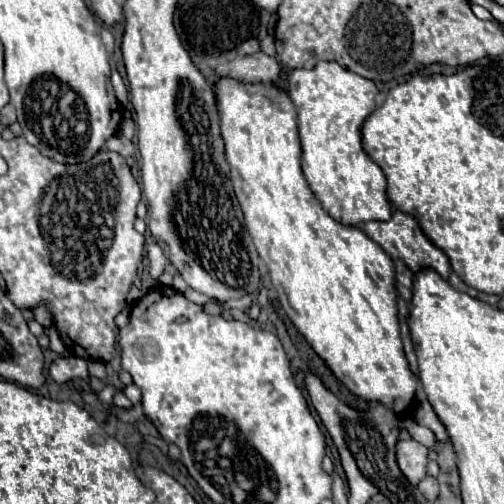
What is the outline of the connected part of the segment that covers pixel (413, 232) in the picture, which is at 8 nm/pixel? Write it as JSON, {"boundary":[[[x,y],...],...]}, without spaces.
{"boundary":[[[394,212],[392,218],[388,222],[366,222],[362,226],[362,230],[366,232],[366,236],[370,236],[376,244],[382,246],[382,250],[392,258],[394,266],[396,266],[396,288],[400,292],[400,296],[410,302],[412,300],[412,282],[414,282],[414,276],[420,272],[420,270],[434,270],[438,272],[444,280],[448,280],[450,276],[450,262],[446,258],[446,254],[436,248],[426,236],[424,232],[420,230],[418,222],[408,216],[408,214],[402,214],[402,212]]]}

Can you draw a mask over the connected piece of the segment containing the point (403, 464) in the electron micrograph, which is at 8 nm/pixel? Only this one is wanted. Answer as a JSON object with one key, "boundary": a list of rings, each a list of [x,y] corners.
{"boundary":[[[400,440],[396,444],[396,462],[402,470],[402,474],[412,482],[414,486],[426,476],[426,464],[428,464],[428,448],[418,444],[416,440]]]}

